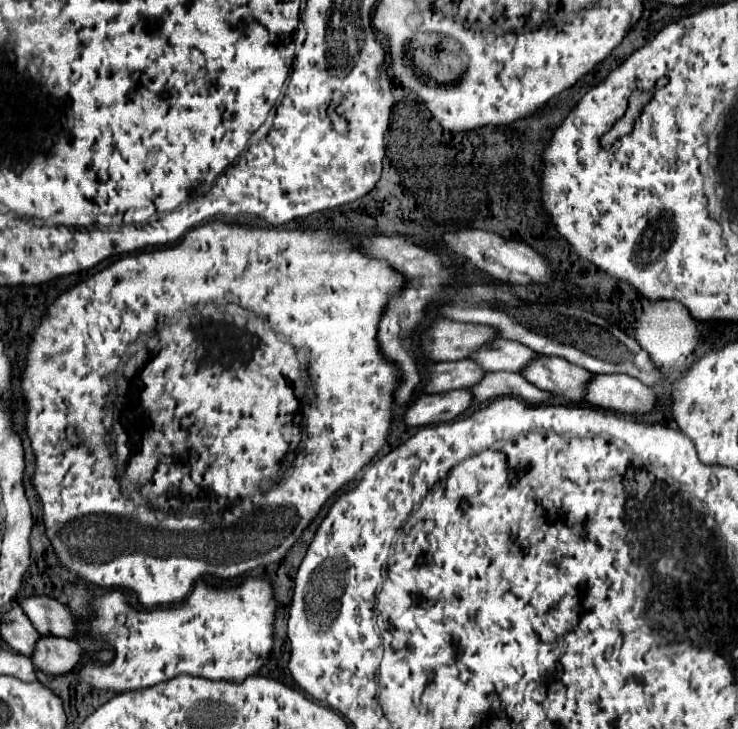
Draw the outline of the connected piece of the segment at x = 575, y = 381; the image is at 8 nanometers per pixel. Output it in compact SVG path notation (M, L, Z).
M553 355L533 357L533 361L529 361L525 369L521 369L521 375L539 389L553 391L575 403L583 401L585 385L591 377L589 371L565 361L563 357Z

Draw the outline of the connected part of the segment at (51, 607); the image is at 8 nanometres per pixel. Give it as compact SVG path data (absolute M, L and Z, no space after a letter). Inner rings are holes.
M25 597L21 603L25 615L41 635L55 635L55 637L73 637L77 629L77 619L73 613L51 597Z

